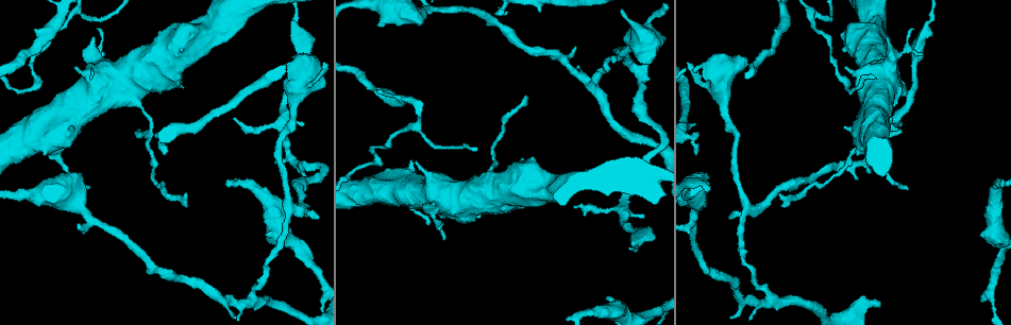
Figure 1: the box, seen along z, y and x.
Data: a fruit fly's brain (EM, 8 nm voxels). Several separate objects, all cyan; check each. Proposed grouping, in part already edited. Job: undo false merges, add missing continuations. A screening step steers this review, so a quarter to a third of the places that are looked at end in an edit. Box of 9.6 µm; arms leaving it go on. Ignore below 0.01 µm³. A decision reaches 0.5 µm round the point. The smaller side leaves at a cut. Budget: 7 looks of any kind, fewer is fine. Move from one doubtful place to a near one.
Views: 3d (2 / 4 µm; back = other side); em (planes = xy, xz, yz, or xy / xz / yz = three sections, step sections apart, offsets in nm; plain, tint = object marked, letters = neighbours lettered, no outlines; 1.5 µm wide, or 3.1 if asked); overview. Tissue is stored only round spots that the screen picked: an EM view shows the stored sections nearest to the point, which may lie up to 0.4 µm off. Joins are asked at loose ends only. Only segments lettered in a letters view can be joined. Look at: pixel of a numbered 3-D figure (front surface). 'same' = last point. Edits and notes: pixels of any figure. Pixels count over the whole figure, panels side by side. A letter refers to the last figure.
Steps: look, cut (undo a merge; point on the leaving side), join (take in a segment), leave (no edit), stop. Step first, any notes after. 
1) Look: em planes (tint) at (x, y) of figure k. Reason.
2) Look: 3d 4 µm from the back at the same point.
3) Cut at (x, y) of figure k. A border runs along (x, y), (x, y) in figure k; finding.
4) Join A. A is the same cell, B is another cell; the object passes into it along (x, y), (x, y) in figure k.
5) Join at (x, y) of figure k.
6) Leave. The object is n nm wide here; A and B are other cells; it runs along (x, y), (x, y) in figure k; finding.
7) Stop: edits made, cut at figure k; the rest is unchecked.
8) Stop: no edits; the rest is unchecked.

Look: 3d 2 µm at (591, 86) of figure 1. Side arm on a straight run.

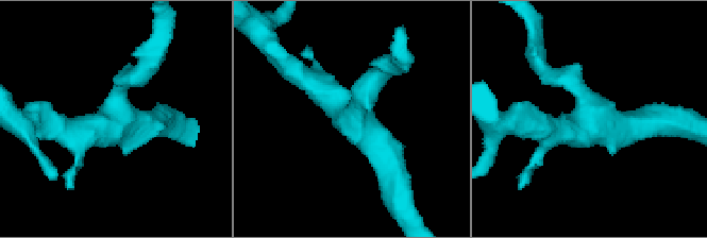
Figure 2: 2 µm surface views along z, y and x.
Look: em xy step 8 (tint) at (356, 117) of figure 2. 3 arms meet here; the arms are 180, 220, 220 nm wide; now the EM.

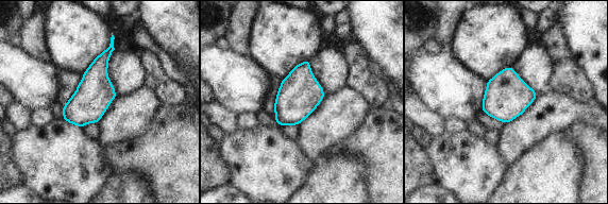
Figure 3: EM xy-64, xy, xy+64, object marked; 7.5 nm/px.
Look: em planes (letters) at the same point.

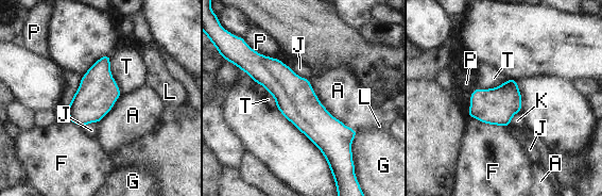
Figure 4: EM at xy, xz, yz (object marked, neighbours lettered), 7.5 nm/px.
Leave. The longest contact is with A, 500 nm; A, F, G, J, K, L, P and T are other cells; one neuron here.

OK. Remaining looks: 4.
Look: 3d 4 µm at (730, 216) of figure 1. Branch stops here.

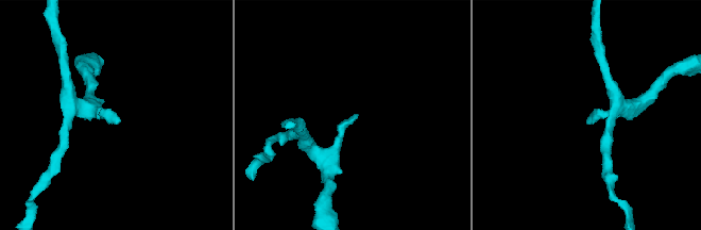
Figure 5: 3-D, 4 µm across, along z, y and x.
Look: em xy step 8 (tint) at (120, 120) of figure 5.

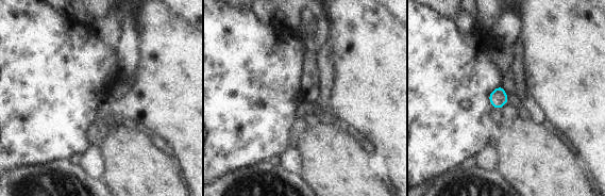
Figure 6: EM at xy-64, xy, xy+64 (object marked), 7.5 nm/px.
Look: em planes (letters) at the same point.

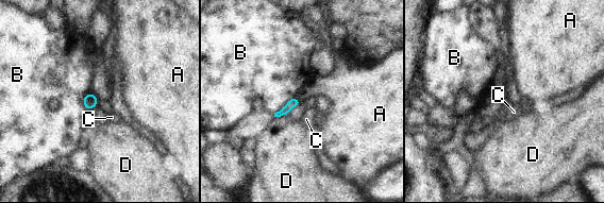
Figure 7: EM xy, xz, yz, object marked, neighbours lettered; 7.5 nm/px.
Leave. A, B, C and D are other cells; a border runs along (295, 97), (273, 113) in figure 7; no lettered segment goes on from it.

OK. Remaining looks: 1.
Stop: no edits; the rest is unchecked.

